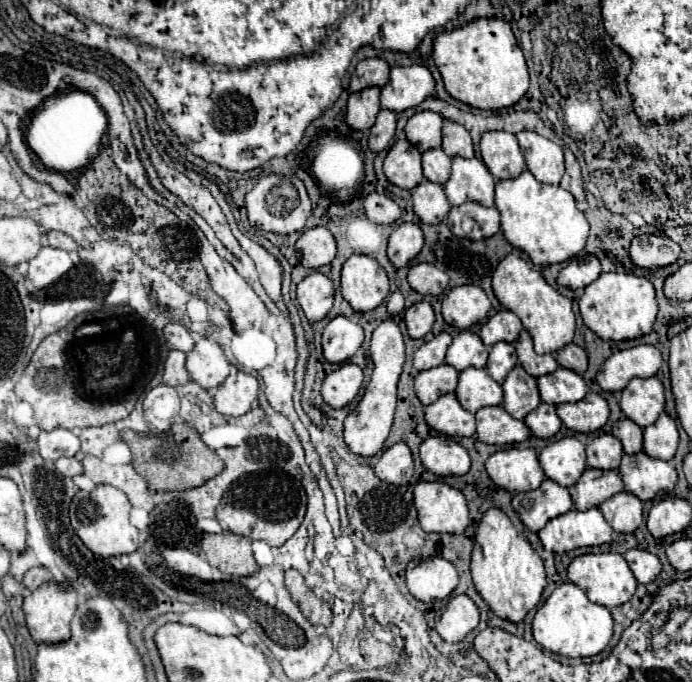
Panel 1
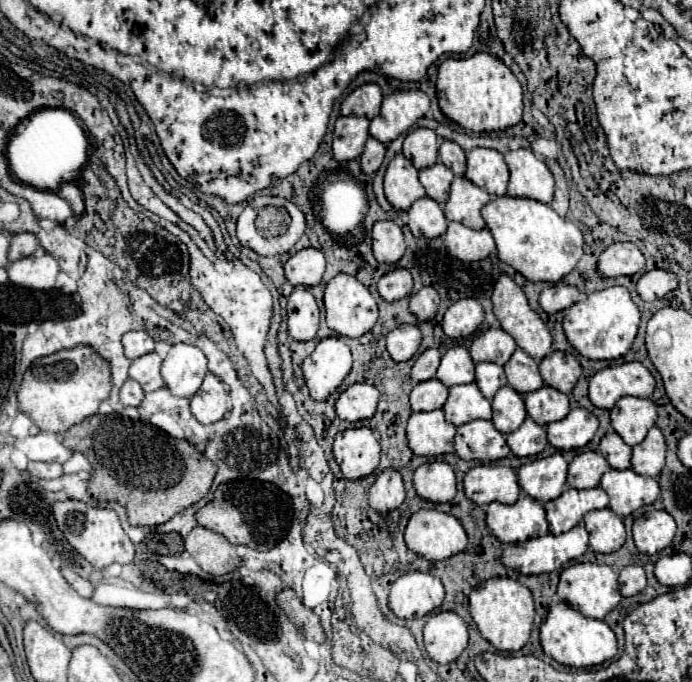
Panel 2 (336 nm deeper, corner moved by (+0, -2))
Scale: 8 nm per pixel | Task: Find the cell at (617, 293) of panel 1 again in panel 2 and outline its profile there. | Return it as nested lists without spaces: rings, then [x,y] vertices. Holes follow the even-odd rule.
[[[611,286],[587,294],[565,310],[563,330],[575,350],[591,360],[615,360],[629,352],[639,328],[639,308],[625,286]]]

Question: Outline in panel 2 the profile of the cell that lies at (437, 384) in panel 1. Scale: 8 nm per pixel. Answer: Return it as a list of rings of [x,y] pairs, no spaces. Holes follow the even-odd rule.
[[[425,380],[413,386],[411,390],[411,408],[413,412],[429,412],[435,408],[441,408],[449,396],[449,388],[437,380]]]

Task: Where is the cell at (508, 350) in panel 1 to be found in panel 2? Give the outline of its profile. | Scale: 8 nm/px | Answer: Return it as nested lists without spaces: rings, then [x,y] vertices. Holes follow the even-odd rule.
[[[479,362],[475,368],[475,382],[479,386],[479,390],[485,394],[485,398],[493,398],[495,392],[507,384],[503,366],[495,364],[495,362]]]

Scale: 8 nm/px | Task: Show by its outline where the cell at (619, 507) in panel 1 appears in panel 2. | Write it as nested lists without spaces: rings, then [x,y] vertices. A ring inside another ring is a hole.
[[[601,508],[601,510],[591,510],[583,518],[585,530],[589,532],[589,546],[595,552],[615,552],[625,544],[627,532],[623,518],[617,516],[611,508]]]

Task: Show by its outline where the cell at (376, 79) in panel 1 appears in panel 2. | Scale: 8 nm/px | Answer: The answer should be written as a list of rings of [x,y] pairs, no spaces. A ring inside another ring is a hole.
[[[363,84],[343,100],[341,114],[343,116],[349,116],[349,114],[367,116],[371,120],[379,114],[381,100],[383,100],[383,94],[381,94],[379,84]]]

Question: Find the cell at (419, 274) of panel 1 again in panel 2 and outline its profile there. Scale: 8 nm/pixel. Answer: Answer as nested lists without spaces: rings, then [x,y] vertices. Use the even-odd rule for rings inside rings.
[[[425,286],[419,292],[411,294],[409,310],[419,318],[419,320],[431,320],[437,314],[439,308],[439,294],[433,290],[433,286]]]

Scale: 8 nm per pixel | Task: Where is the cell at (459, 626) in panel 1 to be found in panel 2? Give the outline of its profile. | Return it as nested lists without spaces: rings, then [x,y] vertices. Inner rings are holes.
[[[437,612],[427,620],[423,636],[431,660],[449,664],[467,648],[469,628],[457,612]]]

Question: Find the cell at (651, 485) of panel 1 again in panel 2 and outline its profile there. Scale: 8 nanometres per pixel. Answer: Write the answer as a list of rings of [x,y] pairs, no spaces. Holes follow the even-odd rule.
[[[607,470],[601,478],[601,488],[609,494],[609,508],[619,516],[629,516],[633,510],[653,504],[661,496],[657,478],[641,476],[635,470]]]

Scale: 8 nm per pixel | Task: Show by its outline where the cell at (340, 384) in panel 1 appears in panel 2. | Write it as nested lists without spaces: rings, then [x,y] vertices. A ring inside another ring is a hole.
[[[357,382],[341,392],[341,396],[335,402],[335,410],[339,418],[357,422],[371,418],[375,414],[377,400],[379,400],[379,390],[373,384]]]

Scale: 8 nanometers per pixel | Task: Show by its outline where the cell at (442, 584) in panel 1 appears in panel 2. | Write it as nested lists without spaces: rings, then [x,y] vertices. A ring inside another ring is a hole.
[[[409,572],[391,586],[389,608],[397,618],[421,618],[441,606],[445,588],[441,580],[429,572]]]

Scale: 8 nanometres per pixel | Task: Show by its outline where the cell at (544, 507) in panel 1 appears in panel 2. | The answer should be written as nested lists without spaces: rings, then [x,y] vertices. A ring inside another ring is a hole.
[[[527,494],[511,506],[491,502],[487,508],[487,526],[503,544],[525,542],[549,532],[543,504]]]

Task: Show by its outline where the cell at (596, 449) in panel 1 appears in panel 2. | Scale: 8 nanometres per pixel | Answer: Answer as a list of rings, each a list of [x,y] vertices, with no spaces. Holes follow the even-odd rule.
[[[593,450],[581,452],[569,464],[567,484],[571,488],[595,488],[599,486],[605,470],[609,470],[609,462],[603,458],[603,454]]]

